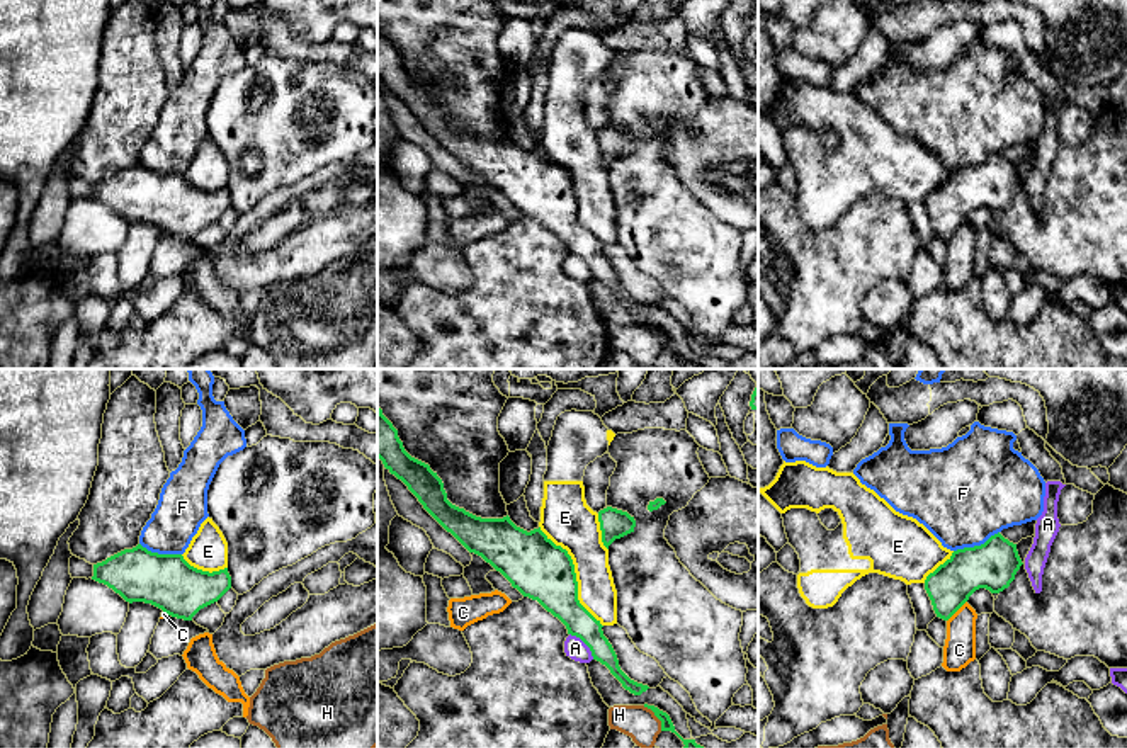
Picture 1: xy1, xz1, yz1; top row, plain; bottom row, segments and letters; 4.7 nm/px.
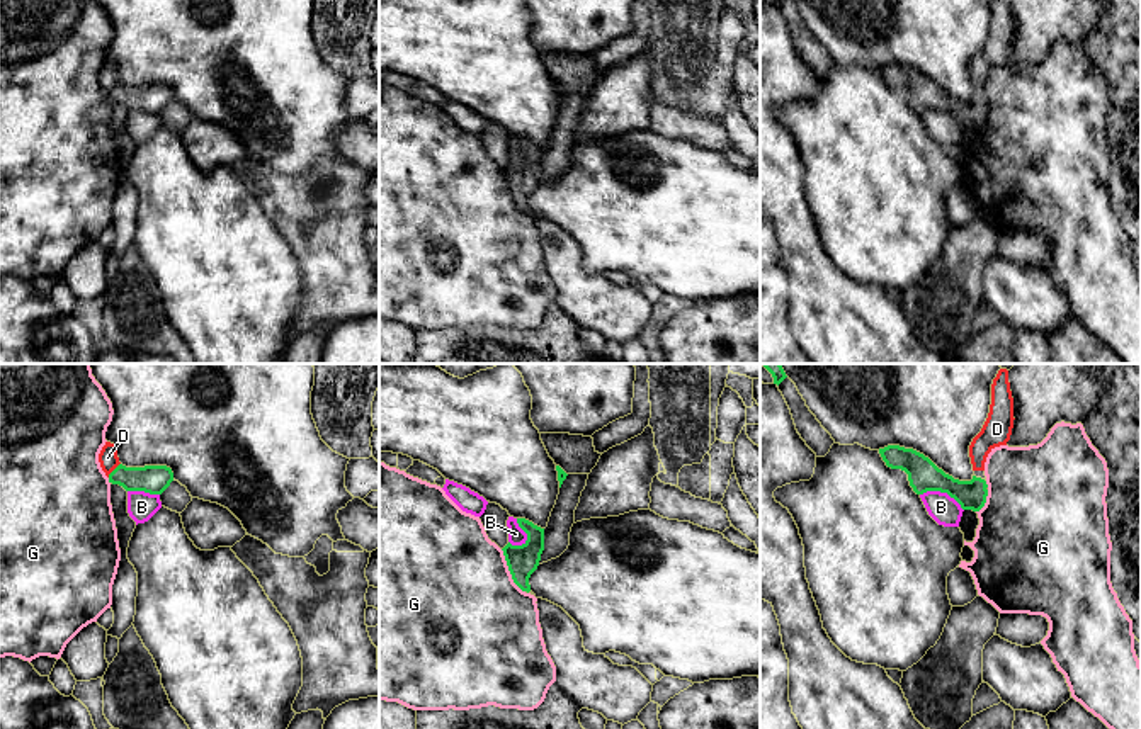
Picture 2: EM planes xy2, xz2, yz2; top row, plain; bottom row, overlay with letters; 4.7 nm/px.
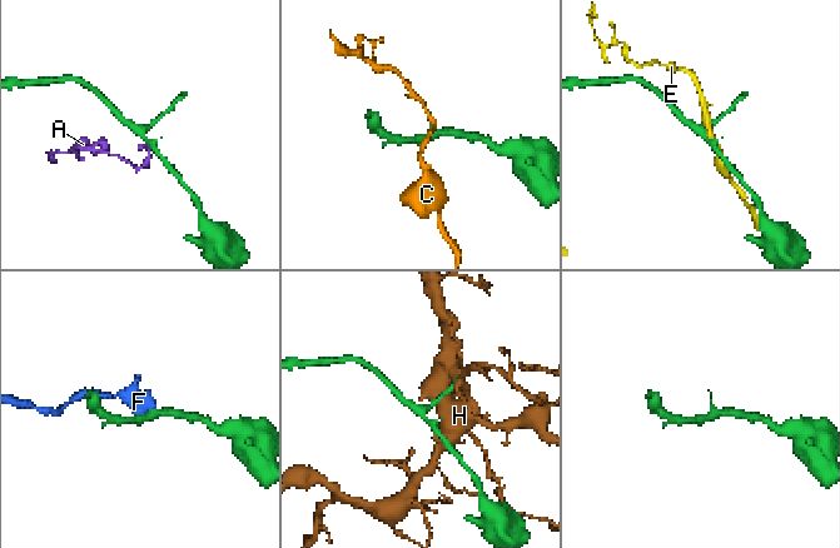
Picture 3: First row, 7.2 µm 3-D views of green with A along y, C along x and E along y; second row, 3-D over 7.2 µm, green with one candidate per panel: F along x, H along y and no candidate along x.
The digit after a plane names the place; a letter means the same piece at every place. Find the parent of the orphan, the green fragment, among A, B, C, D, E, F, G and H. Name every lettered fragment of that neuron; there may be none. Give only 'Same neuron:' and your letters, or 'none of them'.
Same neuron: D

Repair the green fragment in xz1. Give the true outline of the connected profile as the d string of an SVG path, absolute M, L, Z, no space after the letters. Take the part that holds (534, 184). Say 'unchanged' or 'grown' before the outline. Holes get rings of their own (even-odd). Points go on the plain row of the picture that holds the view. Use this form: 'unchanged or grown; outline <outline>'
unchanged; outline M377 24L377 76L401 99L423 128L469 172L481 175L524 216L537 219L558 236L568 253L580 257L593 279L605 284L626 309L641 314L649 306L631 299L603 255L602 243L578 219L578 201L571 175L542 150L517 146L510 136L481 138L447 119L442 99L428 83L411 76L398 49Z

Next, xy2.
grown; outline M105 61L99 73L99 82L109 102L122 105L126 110L145 110L162 114L173 100L173 92L167 85L126 87L119 82L114 63Z

